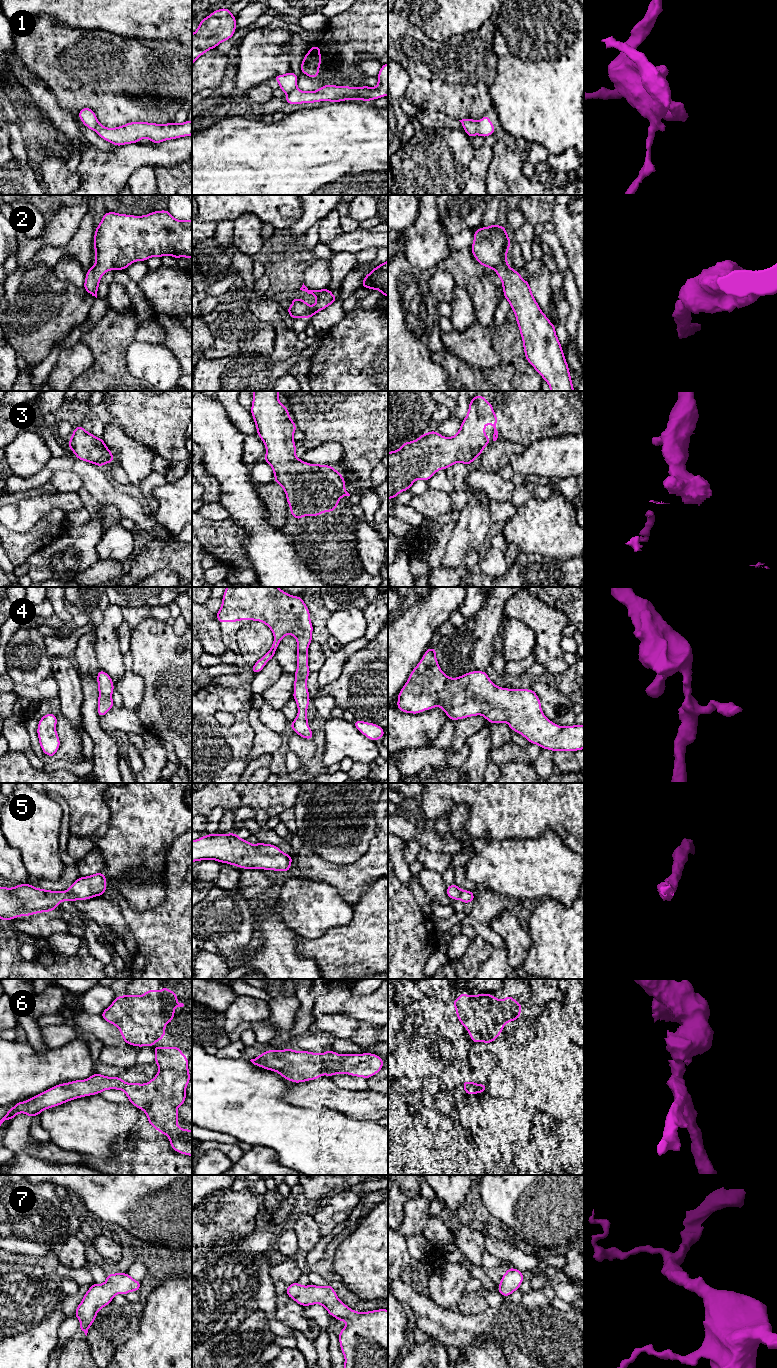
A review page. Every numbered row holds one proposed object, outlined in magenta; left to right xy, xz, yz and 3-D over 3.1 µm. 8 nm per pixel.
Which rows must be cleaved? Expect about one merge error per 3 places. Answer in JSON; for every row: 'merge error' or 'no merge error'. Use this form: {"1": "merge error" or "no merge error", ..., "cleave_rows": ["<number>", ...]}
{"1": "merge error", "2": "no merge error", "3": "no merge error", "4": "no merge error", "5": "no merge error", "6": "no merge error", "7": "no merge error", "cleave_rows": ["1"]}

